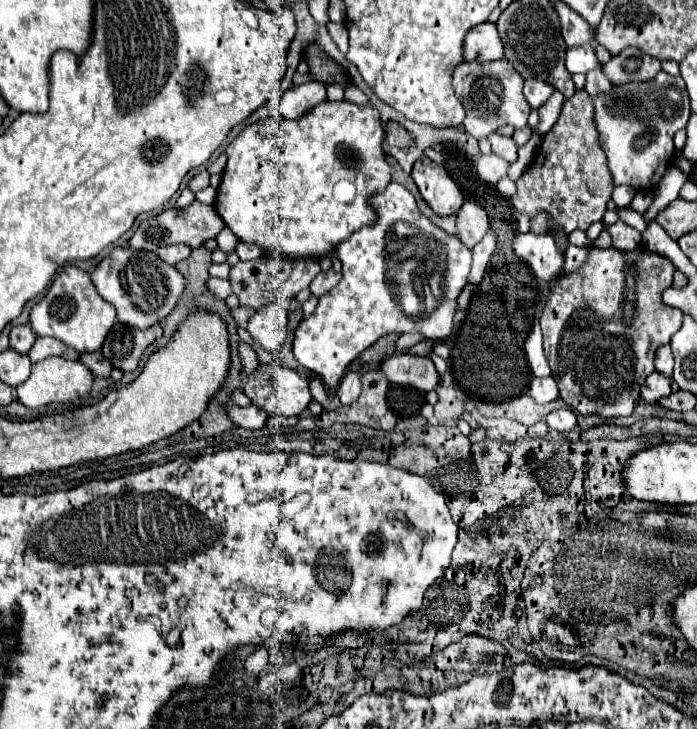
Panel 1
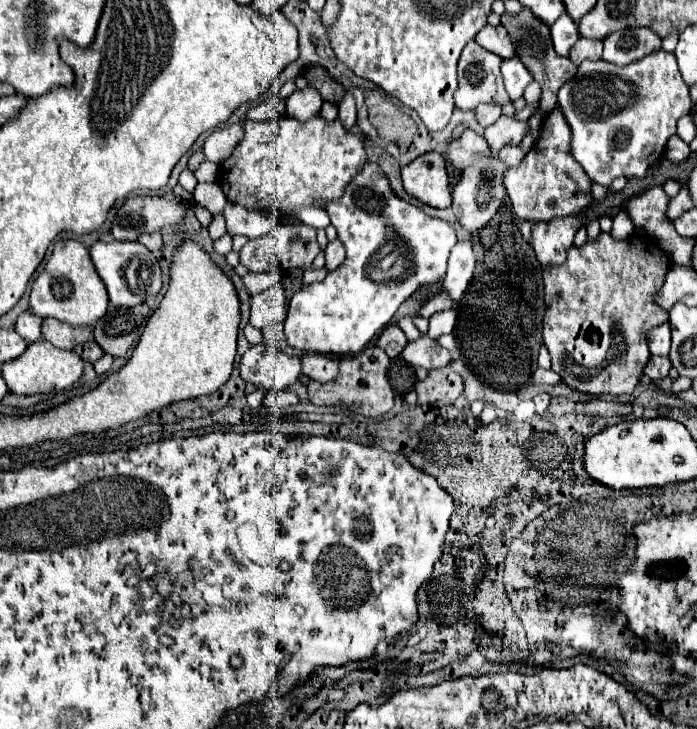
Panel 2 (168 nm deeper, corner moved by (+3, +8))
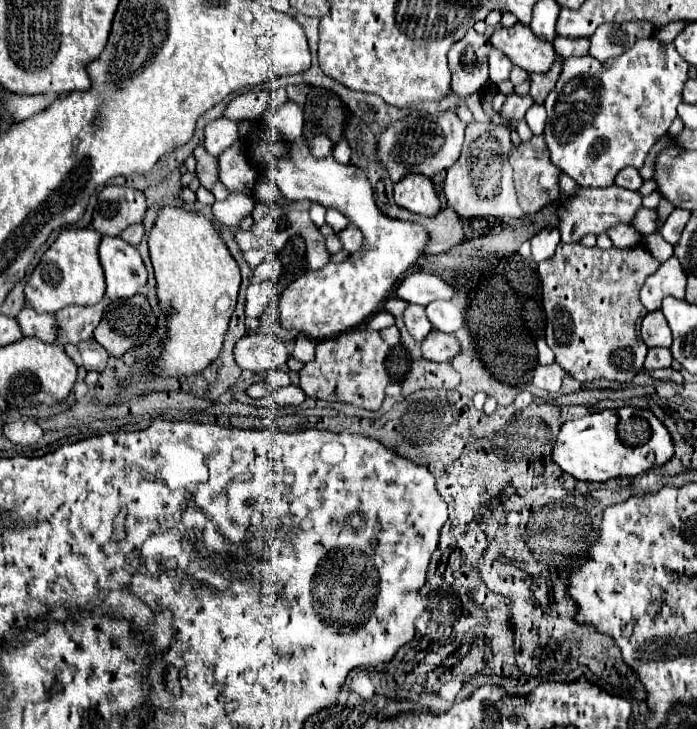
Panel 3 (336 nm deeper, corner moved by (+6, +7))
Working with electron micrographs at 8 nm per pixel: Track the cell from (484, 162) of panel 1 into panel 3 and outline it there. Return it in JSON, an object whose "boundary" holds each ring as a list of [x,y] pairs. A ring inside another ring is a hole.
{"boundary":[[[411,109],[401,121],[389,123],[383,129],[381,137],[377,139],[375,159],[387,169],[389,179],[393,183],[401,181],[407,173],[421,173],[431,179],[433,175],[453,165],[453,161],[461,153],[463,137],[465,137],[465,123],[457,117],[455,109],[447,109],[435,115]]]}

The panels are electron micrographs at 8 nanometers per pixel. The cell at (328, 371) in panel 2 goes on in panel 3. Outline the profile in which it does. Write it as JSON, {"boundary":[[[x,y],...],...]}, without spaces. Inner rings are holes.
{"boundary":[[[299,335],[299,337],[295,339],[293,357],[295,357],[297,361],[303,361],[303,363],[311,361],[311,359],[315,357],[315,345],[317,345],[317,341],[311,341],[311,337]]]}

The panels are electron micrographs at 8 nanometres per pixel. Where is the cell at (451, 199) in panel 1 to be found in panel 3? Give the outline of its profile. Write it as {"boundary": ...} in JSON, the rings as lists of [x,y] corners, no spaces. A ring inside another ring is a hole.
{"boundary":[[[407,175],[395,185],[395,203],[423,217],[435,217],[441,209],[431,179],[419,175]]]}

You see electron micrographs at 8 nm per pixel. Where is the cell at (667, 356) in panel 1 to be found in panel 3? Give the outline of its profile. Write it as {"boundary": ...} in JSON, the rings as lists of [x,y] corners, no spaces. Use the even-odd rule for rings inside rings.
{"boundary":[[[651,311],[641,323],[641,337],[647,347],[671,347],[671,329],[661,311]]]}

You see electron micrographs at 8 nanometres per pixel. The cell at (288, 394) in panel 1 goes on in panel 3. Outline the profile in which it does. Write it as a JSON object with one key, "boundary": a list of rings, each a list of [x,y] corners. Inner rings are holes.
{"boundary":[[[245,333],[237,339],[233,353],[237,365],[253,373],[265,373],[273,367],[285,365],[289,359],[285,343],[263,333]]]}

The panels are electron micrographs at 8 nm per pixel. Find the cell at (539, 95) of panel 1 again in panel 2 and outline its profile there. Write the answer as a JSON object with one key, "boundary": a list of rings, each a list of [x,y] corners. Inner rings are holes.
{"boundary":[[[518,58],[502,60],[502,78],[506,92],[512,100],[518,100],[524,96],[524,88],[534,82],[534,76],[526,70],[526,66]]]}

